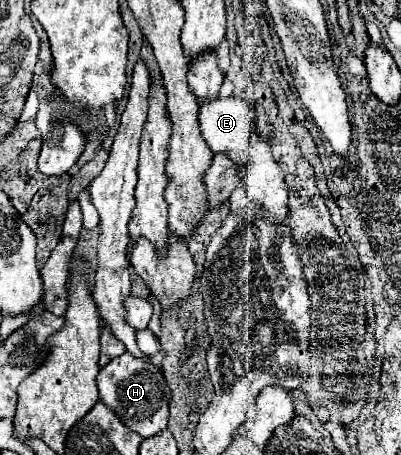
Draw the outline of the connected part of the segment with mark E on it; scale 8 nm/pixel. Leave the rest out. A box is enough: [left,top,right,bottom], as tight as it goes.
[199,97,251,179]

